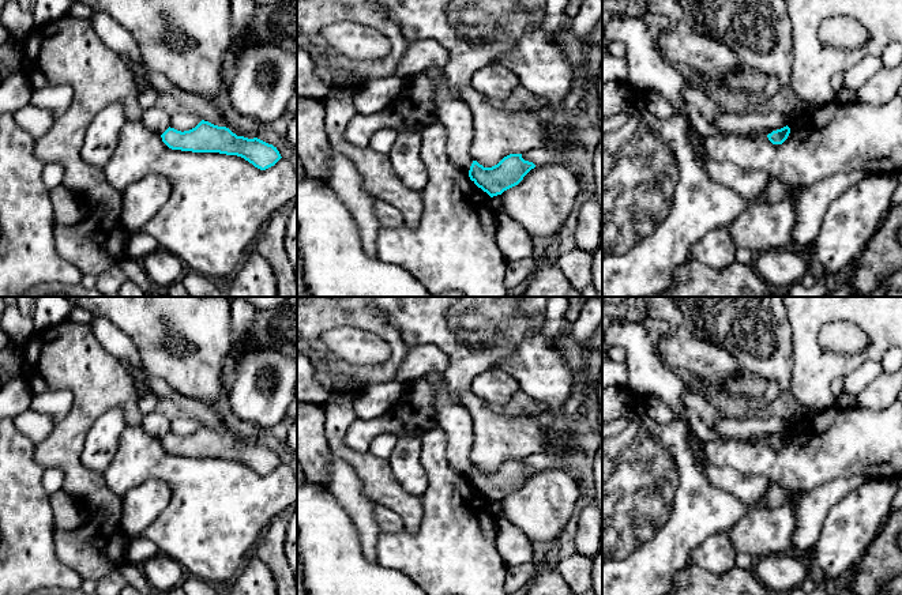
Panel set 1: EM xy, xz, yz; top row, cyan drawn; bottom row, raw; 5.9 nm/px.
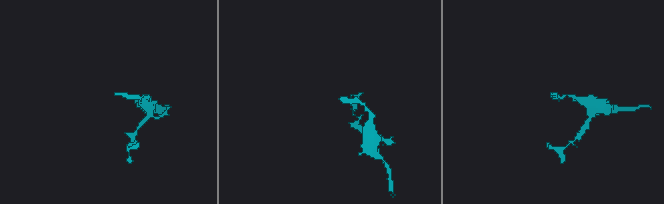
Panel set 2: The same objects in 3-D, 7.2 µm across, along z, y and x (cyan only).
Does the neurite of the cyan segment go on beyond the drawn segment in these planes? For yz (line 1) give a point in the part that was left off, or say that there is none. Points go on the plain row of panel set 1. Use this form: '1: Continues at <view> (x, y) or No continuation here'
1: No continuation here

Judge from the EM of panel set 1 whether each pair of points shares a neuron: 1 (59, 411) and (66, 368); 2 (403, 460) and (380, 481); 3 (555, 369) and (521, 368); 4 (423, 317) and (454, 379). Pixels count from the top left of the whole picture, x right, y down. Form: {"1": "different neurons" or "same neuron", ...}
{"1": "different neurons", "2": "different neurons", "3": "same neuron", "4": "same neuron"}

